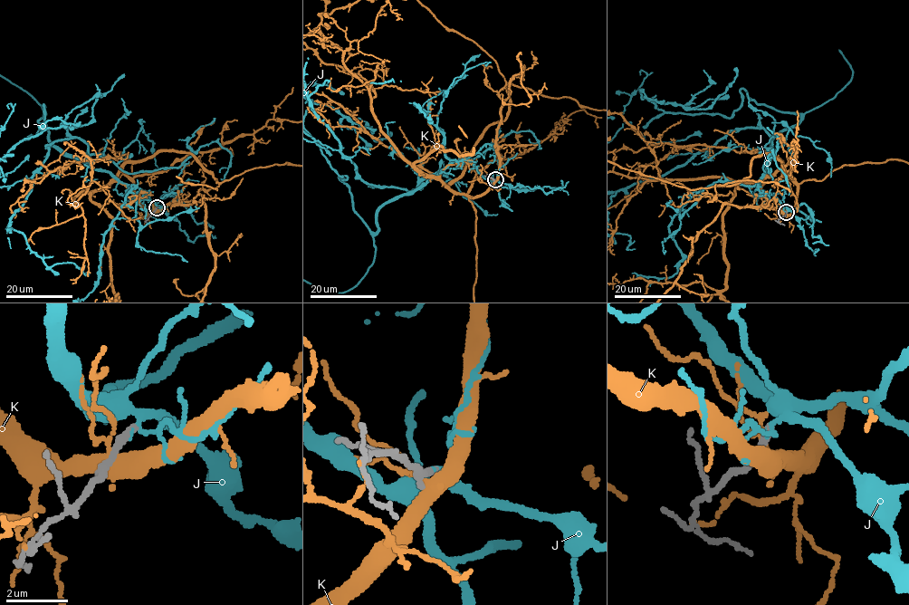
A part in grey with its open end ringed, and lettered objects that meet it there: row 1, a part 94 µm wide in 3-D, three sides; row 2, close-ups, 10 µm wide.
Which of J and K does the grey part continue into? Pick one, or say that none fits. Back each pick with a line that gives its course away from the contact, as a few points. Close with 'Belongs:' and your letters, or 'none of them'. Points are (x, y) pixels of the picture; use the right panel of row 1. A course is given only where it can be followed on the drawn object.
J: course (786, 212), (772, 196), (758, 187), (774, 137), (836, 97), (852, 72), (833, 40)
Belongs: J

